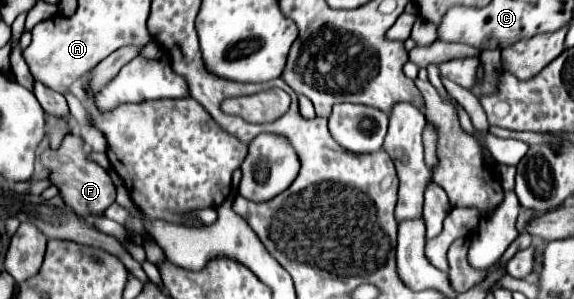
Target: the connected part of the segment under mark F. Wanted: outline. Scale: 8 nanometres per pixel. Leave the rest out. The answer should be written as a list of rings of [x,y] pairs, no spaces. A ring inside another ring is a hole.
[[[69,135],[69,139],[65,139],[65,143],[57,149],[57,151],[49,151],[43,149],[41,153],[41,163],[45,167],[51,169],[51,181],[53,185],[57,185],[61,189],[61,197],[65,199],[65,203],[85,221],[91,221],[91,213],[103,215],[103,211],[115,203],[115,185],[109,177],[109,173],[99,167],[97,163],[91,163],[85,159],[85,151],[83,151],[83,139]]]

